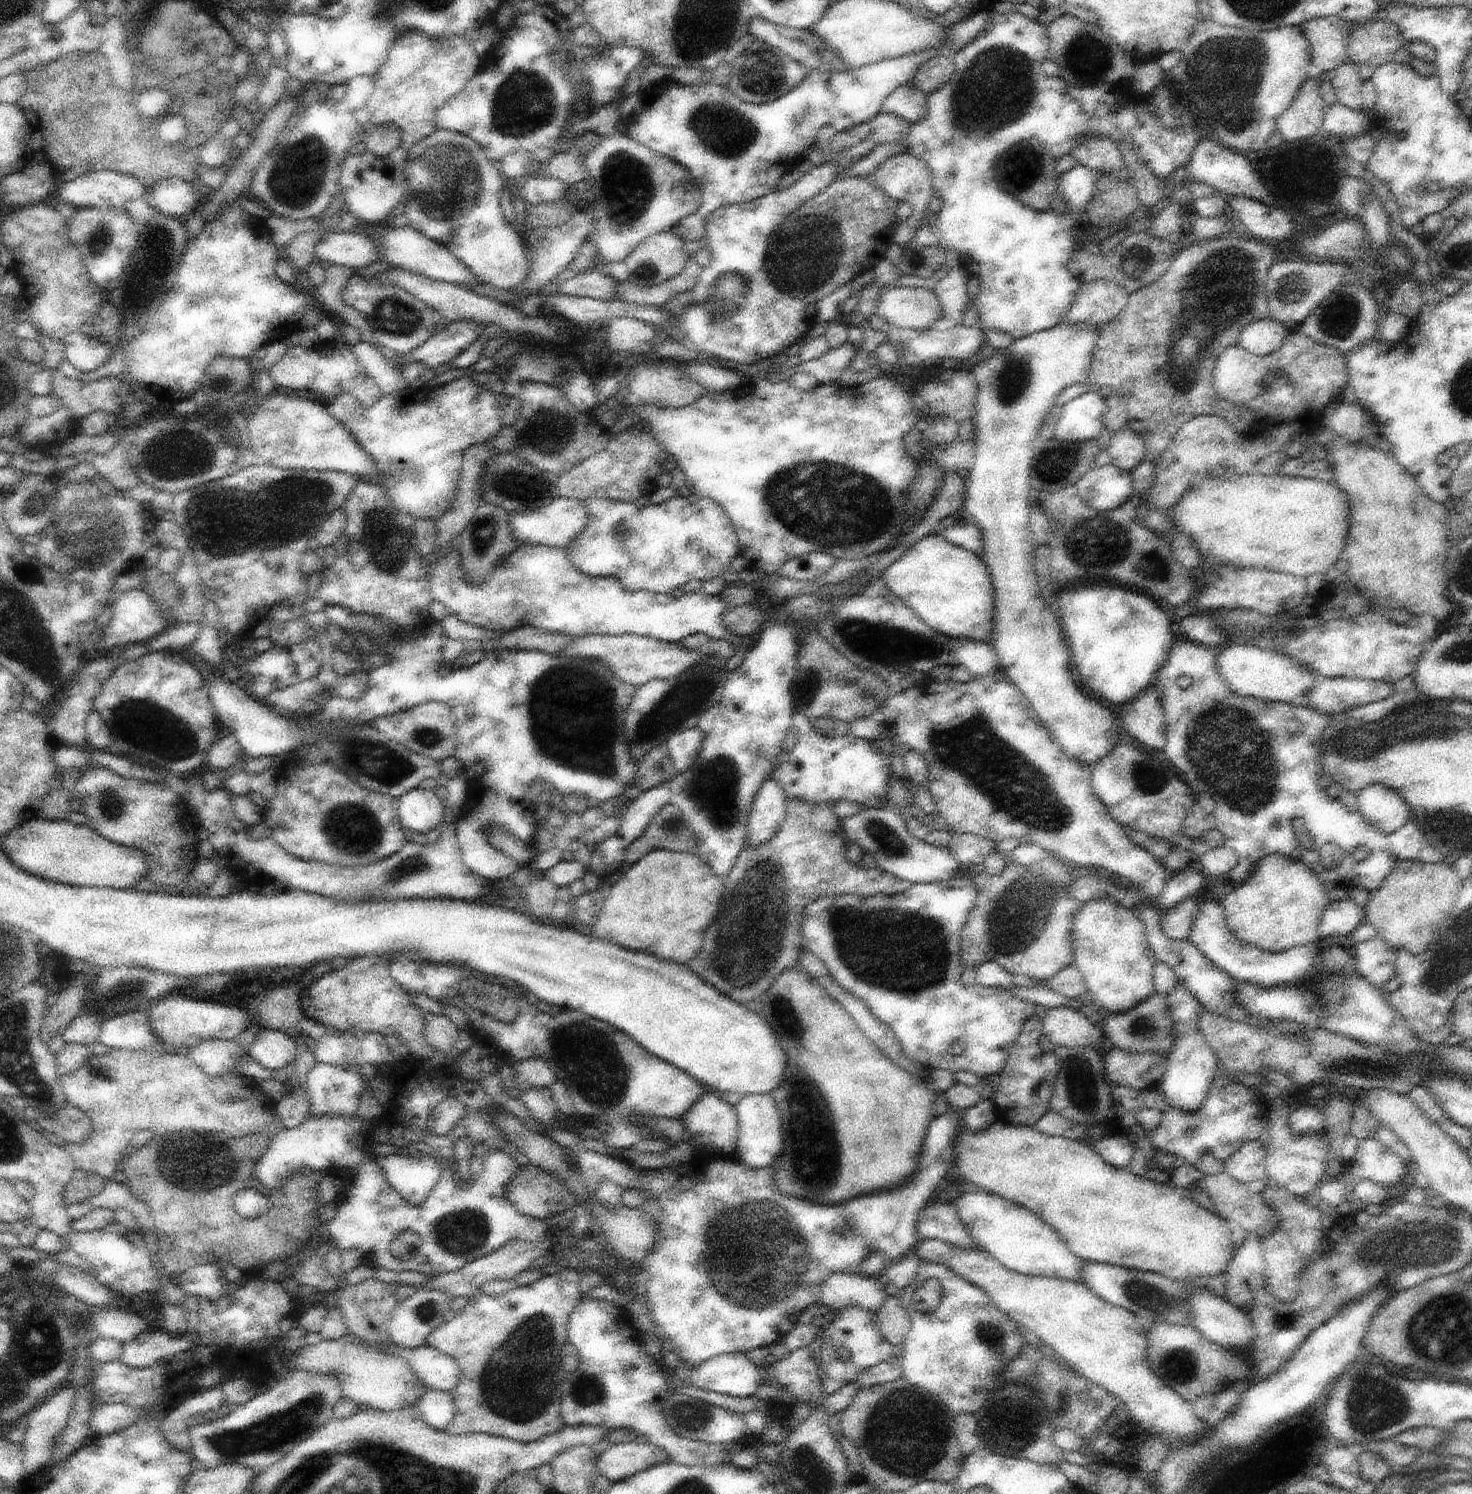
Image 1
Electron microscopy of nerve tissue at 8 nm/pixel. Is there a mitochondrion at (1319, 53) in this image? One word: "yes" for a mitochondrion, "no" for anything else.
no

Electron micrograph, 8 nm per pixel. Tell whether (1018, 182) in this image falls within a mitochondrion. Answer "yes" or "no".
yes

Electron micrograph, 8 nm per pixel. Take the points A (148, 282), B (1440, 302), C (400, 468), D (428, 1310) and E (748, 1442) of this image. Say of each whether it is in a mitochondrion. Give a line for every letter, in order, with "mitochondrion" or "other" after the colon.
A: mitochondrion
B: other
C: mitochondrion
D: mitochondrion
E: other

